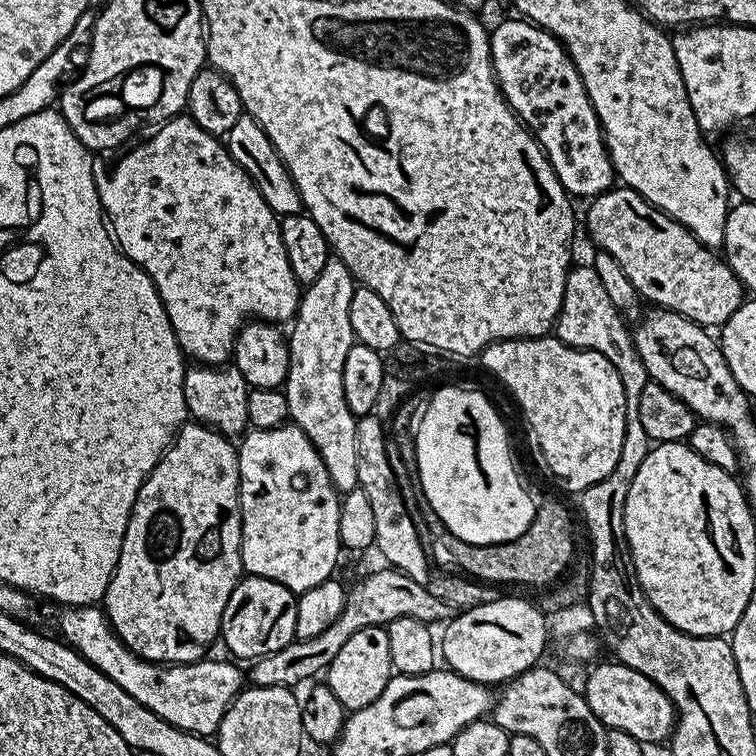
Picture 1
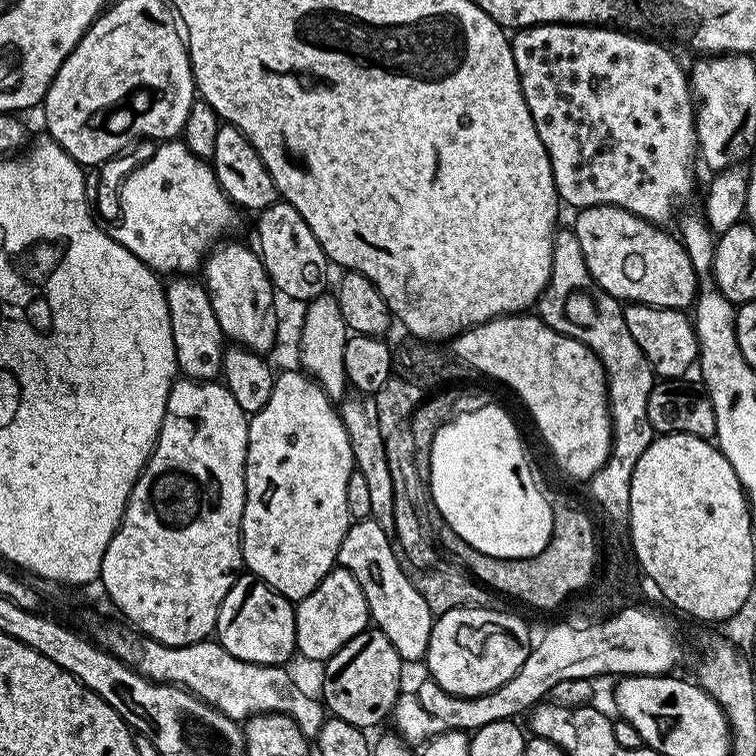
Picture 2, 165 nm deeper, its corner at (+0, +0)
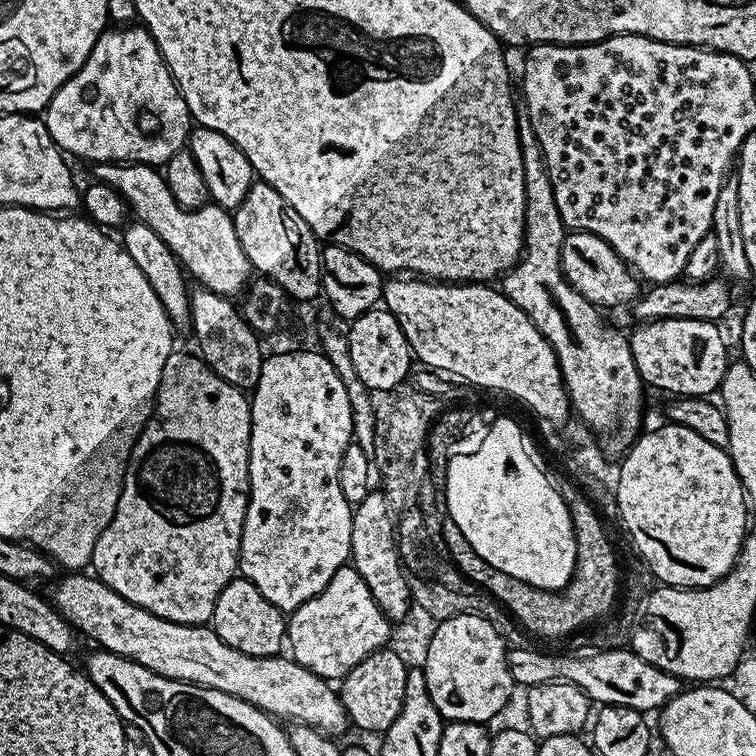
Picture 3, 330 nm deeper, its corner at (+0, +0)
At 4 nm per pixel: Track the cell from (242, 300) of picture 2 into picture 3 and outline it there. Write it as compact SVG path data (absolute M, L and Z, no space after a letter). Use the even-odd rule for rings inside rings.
M96 164L94 170L95 179L123 196L131 215L133 212L139 223L150 226L150 230L170 246L193 281L196 279L201 287L229 298L239 297L249 287L254 269L246 258L246 250L242 250L242 242L238 242L238 230L229 209L211 202L201 208L178 206L164 181L163 171L150 164Z

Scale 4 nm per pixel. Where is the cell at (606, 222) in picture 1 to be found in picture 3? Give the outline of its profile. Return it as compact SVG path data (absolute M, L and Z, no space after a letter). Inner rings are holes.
M572 230L565 235L560 269L570 286L601 310L616 308L619 304L631 305L642 288L641 281L624 259L605 240L589 232Z

